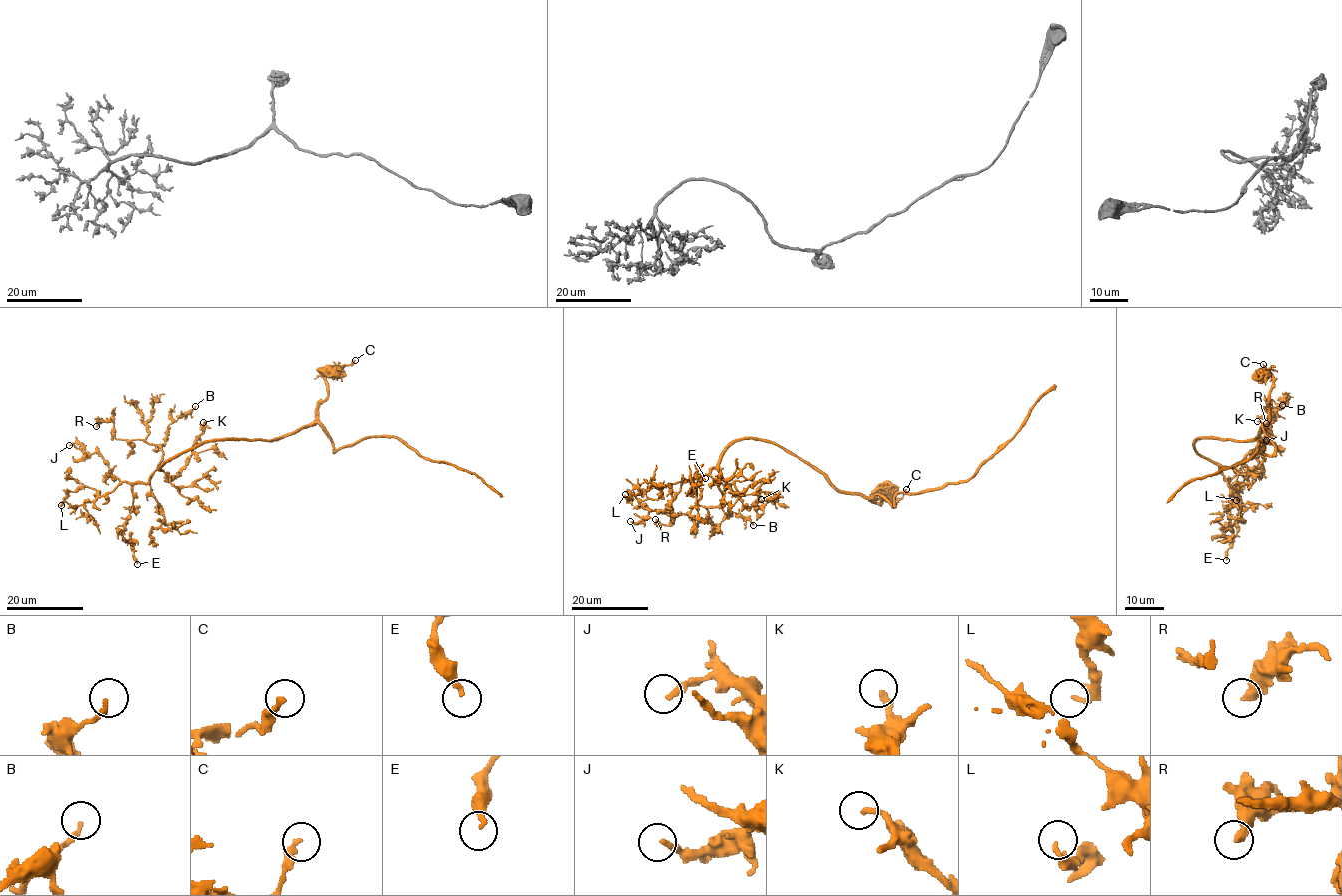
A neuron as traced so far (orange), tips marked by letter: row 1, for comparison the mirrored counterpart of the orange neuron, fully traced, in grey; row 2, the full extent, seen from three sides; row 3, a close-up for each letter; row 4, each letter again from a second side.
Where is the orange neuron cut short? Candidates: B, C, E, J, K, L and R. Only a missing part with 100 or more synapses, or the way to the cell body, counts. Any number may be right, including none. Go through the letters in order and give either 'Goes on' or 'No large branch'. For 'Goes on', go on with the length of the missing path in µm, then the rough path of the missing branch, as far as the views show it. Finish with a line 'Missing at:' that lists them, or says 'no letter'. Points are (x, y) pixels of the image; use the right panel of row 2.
B: No large branch
C: No large branch
E: No large branch
J: No large branch
K: No large branch
L: No large branch
R: No large branch
Missing at: no letter

